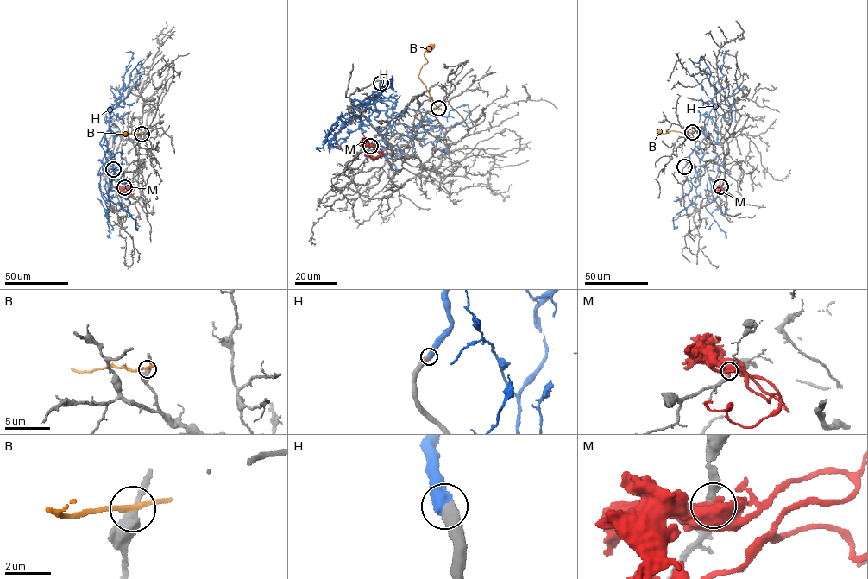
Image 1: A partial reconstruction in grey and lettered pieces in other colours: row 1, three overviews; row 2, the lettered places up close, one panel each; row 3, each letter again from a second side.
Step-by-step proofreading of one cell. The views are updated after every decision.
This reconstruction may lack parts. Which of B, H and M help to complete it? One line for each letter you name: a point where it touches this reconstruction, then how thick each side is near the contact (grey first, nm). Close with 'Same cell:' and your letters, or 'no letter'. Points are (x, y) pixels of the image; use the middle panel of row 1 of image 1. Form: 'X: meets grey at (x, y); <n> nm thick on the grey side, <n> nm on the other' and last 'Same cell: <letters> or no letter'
H: meets grey at (380, 83); 500 nm thick on the grey side, 600 nm on the other
Same cell: H

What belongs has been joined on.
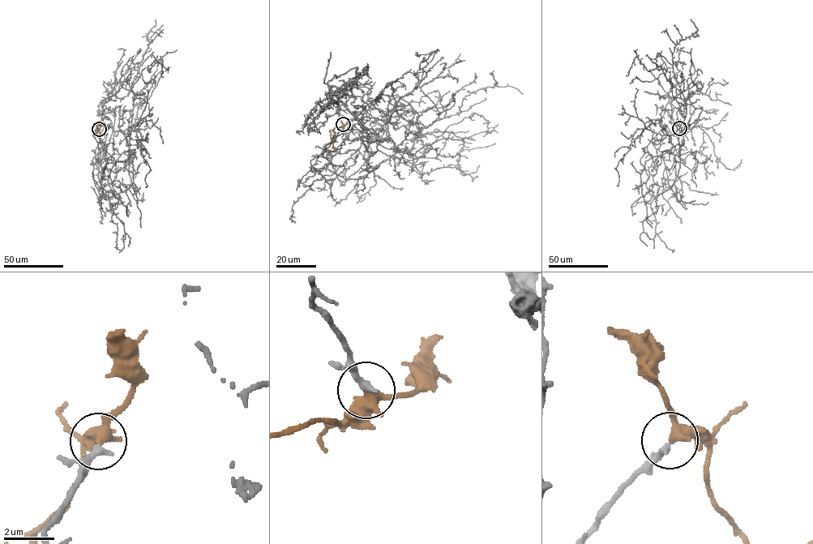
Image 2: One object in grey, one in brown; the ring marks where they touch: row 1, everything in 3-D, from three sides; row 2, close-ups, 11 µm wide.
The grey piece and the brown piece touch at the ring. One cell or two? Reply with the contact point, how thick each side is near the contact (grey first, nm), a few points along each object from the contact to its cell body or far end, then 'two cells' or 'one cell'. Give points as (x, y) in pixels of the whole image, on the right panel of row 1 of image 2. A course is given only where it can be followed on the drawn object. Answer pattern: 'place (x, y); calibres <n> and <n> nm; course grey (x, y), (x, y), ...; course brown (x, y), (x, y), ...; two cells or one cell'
place (679, 128); calibres 280 and 400 nm; course grey (679, 128), (669, 134), (664, 126), (644, 147), (651, 194), (678, 173), (685, 98), (637, 57), (626, 75); course brown (679, 128), (684, 134), (695, 126), (696, 122), (695, 119); one cell

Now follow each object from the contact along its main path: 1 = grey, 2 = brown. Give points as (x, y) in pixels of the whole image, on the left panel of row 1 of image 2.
1: (99, 130), (109, 197), (130, 185), (132, 86), (160, 58), (163, 76)
2: (99, 129), (94, 135), (99, 120)

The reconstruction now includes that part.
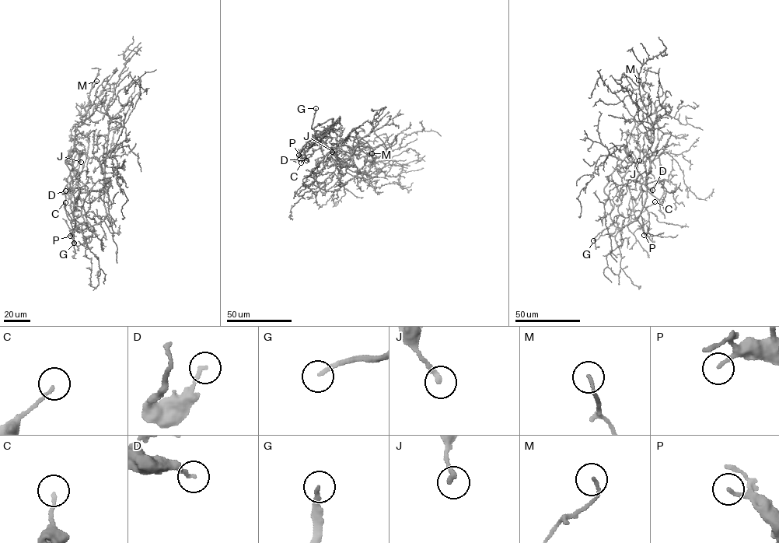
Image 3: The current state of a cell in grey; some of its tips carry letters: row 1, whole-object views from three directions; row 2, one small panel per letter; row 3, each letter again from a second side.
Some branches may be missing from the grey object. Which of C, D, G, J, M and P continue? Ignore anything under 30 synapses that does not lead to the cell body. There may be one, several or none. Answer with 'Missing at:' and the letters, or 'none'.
Missing at: G

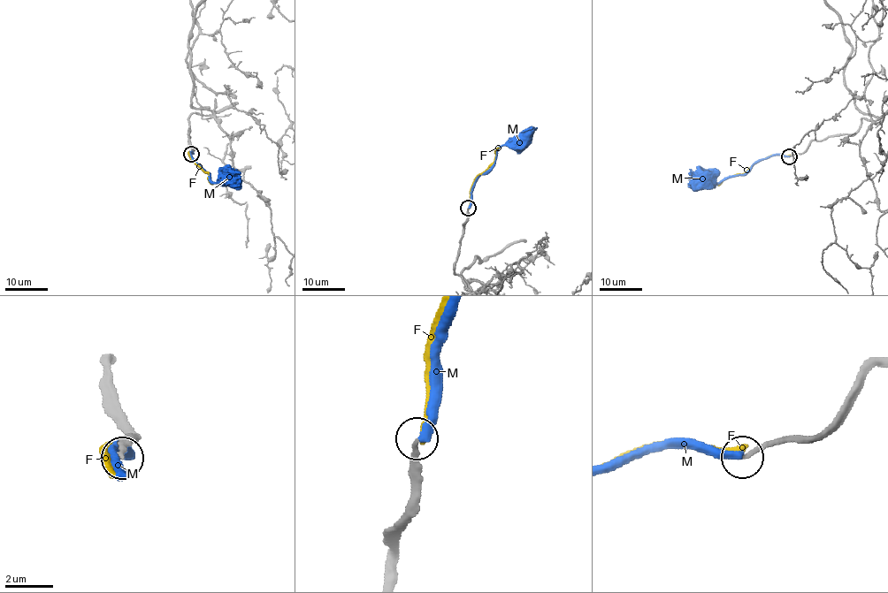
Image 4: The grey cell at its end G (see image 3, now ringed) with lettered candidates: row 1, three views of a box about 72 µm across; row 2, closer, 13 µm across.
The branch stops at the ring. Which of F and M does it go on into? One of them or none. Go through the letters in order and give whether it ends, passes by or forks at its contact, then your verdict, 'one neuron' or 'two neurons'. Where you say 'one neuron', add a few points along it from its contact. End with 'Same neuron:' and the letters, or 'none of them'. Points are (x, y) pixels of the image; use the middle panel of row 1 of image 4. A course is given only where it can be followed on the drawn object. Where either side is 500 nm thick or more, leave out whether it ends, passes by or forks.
F: it ends there; two neurons
M: it ends there; one neuron; it runs (468, 208), (475, 182), (494, 163), (500, 148), (522, 146), (524, 141)
Same neuron: M

